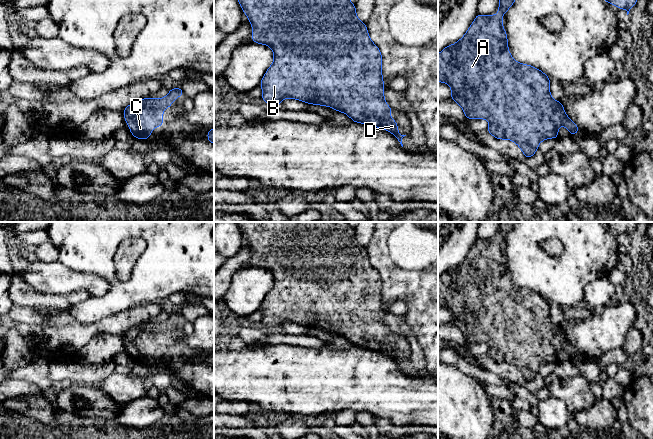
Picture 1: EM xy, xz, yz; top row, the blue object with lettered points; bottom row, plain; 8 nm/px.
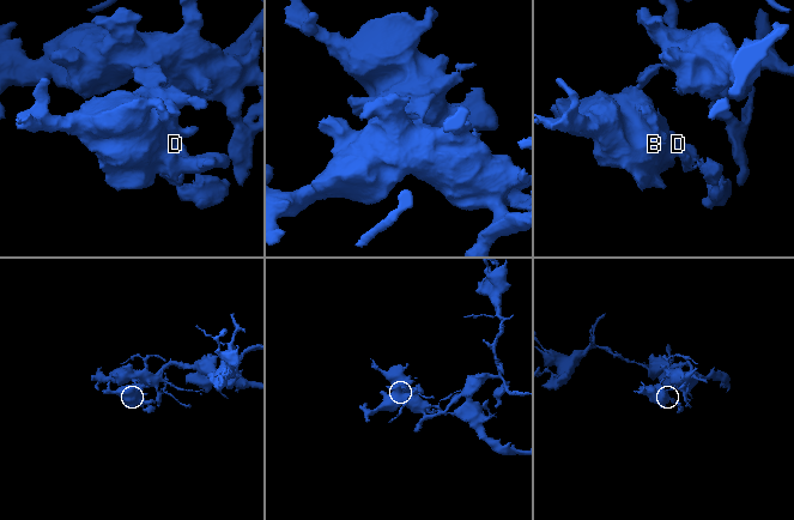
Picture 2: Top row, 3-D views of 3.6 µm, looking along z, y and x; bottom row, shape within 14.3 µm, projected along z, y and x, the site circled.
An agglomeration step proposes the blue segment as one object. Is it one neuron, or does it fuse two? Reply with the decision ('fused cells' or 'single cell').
single cell

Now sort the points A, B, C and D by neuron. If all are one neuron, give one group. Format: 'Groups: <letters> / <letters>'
Groups: A B C D

